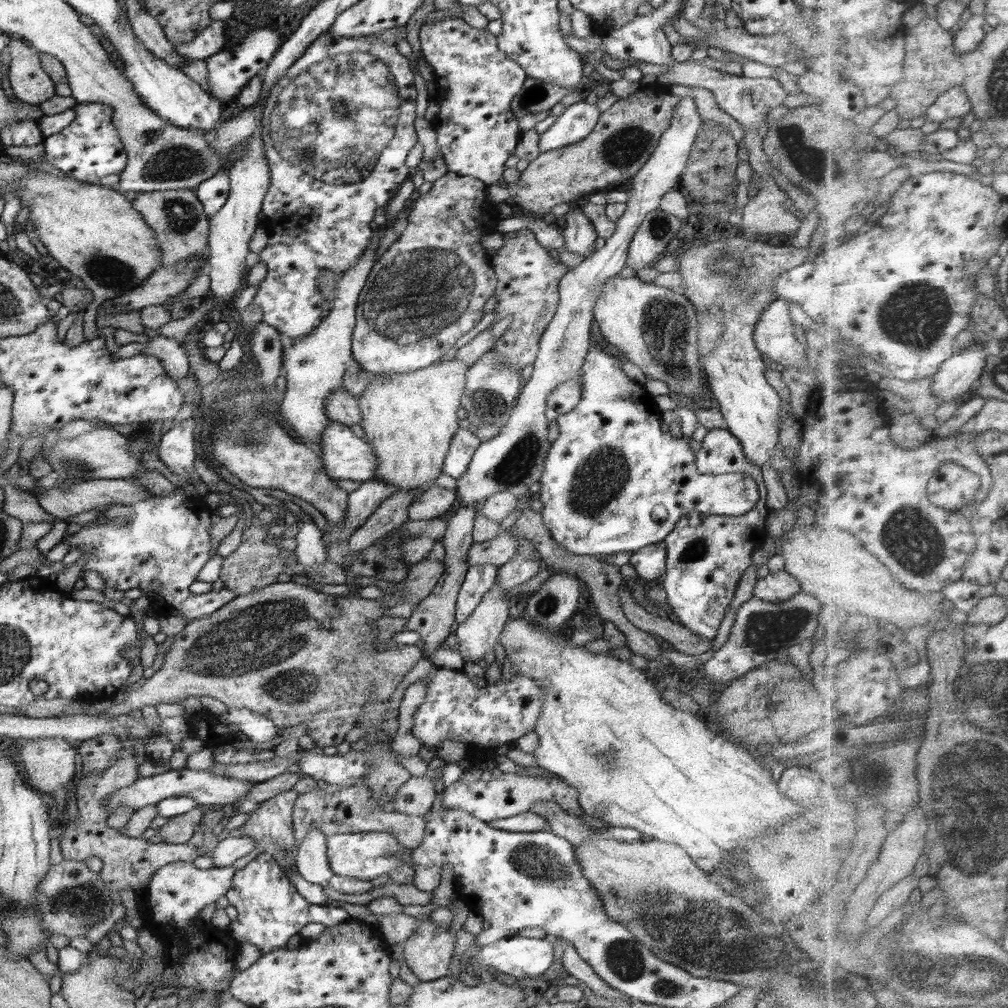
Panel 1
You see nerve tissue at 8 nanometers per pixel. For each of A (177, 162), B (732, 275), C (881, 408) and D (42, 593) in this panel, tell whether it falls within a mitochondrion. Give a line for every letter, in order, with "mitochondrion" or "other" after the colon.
A: mitochondrion
B: mitochondrion
C: other
D: other

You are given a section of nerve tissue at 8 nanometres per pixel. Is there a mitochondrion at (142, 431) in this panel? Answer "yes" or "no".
no

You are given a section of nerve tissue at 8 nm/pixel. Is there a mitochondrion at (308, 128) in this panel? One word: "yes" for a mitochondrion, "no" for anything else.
yes

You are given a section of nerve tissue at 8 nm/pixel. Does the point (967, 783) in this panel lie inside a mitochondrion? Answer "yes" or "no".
yes

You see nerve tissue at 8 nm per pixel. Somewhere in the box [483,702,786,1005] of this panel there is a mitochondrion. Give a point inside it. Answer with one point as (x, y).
(671, 942)

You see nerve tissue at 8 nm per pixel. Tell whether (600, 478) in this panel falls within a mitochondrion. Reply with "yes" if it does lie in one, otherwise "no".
yes

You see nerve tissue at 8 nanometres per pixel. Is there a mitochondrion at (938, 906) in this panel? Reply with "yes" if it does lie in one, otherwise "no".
no

